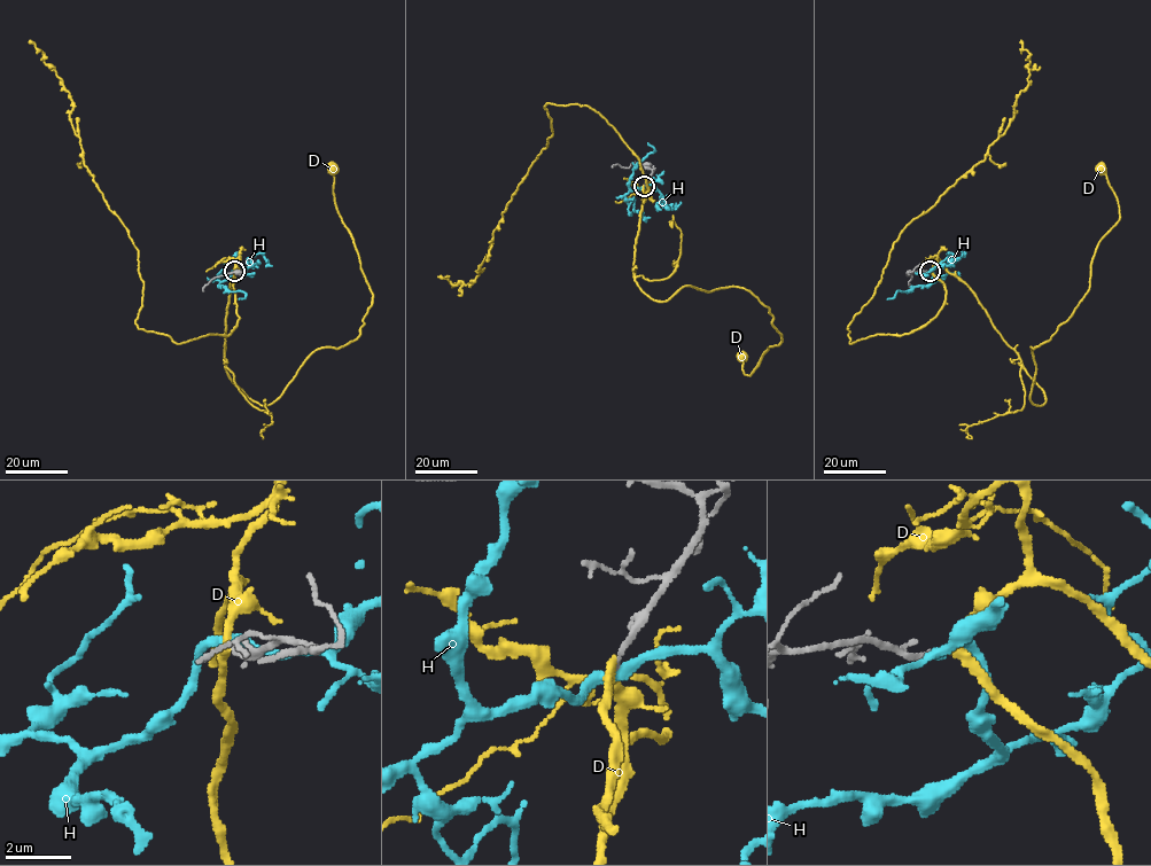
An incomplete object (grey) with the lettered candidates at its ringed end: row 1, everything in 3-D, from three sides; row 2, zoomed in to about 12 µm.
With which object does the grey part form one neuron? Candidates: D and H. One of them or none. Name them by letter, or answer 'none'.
D

